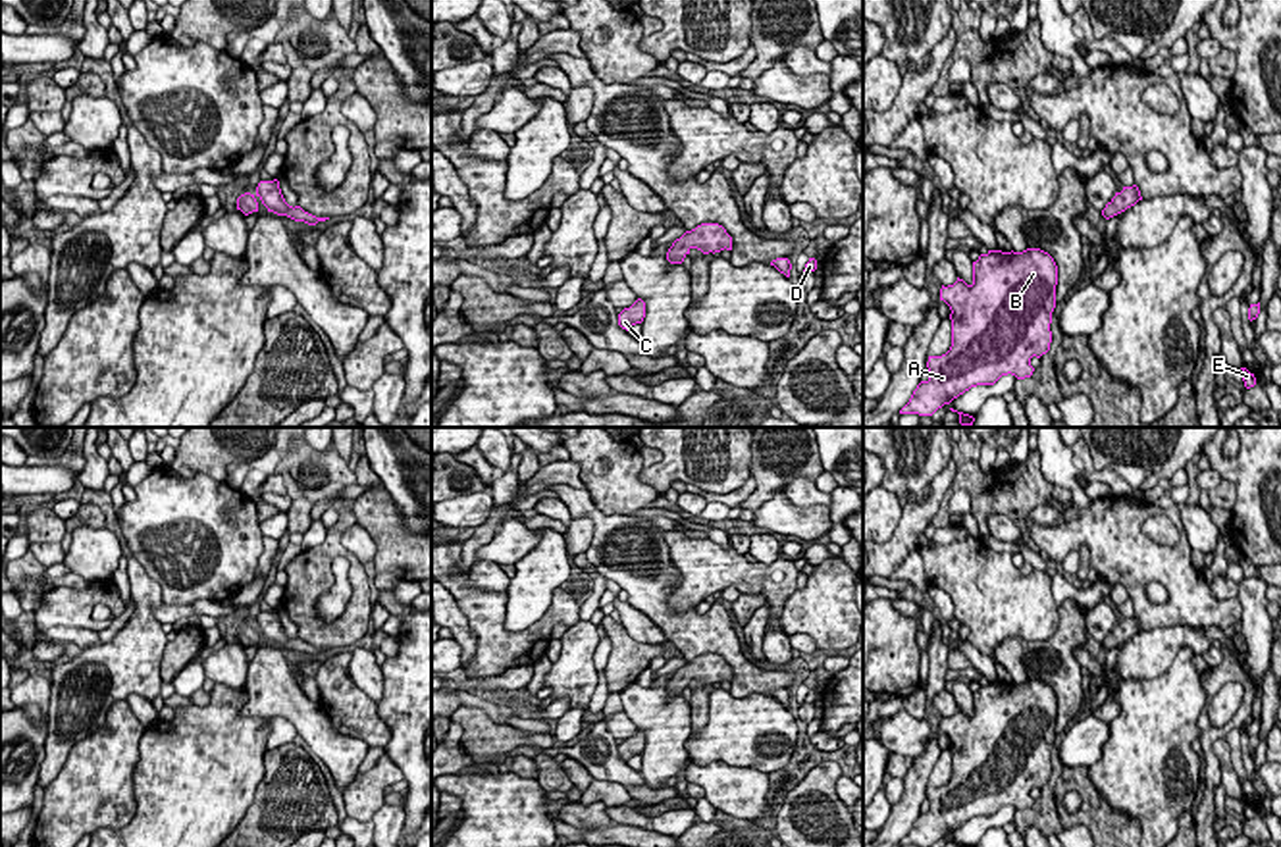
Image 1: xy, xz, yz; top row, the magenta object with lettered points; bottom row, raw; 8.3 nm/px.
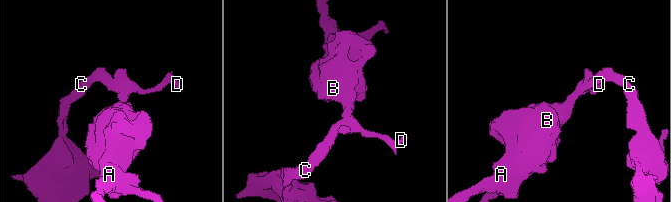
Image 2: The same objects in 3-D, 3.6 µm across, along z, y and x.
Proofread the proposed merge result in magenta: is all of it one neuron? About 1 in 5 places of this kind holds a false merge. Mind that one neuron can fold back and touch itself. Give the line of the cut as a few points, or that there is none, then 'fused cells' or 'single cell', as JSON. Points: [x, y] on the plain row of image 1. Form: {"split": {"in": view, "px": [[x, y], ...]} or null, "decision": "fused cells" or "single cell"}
{"split": null, "decision": "single cell"}

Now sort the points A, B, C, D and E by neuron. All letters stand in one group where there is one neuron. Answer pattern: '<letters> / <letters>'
A B C D E

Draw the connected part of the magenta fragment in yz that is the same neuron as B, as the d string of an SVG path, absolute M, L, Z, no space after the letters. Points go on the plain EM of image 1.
M1040 680L1023 683L988 681L973 693L973 714L957 708L940 720L952 745L952 778L942 787L928 787L928 810L921 812L900 845L932 847L944 835L977 816L994 816L1002 807L1031 808L1031 789L1040 789L1052 774L1052 743L1056 739L1058 697Z

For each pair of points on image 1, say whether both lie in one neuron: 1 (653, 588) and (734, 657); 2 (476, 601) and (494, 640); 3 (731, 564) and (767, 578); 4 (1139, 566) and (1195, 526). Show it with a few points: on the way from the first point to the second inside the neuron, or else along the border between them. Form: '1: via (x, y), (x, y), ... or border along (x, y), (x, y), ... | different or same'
1: via (661, 611), (682, 630), (711, 634) | same
2: via (484, 611), (490, 630) | same
3: via (740, 574), (758, 578) | same
4: border along (1176, 505), (1191, 549) | different

